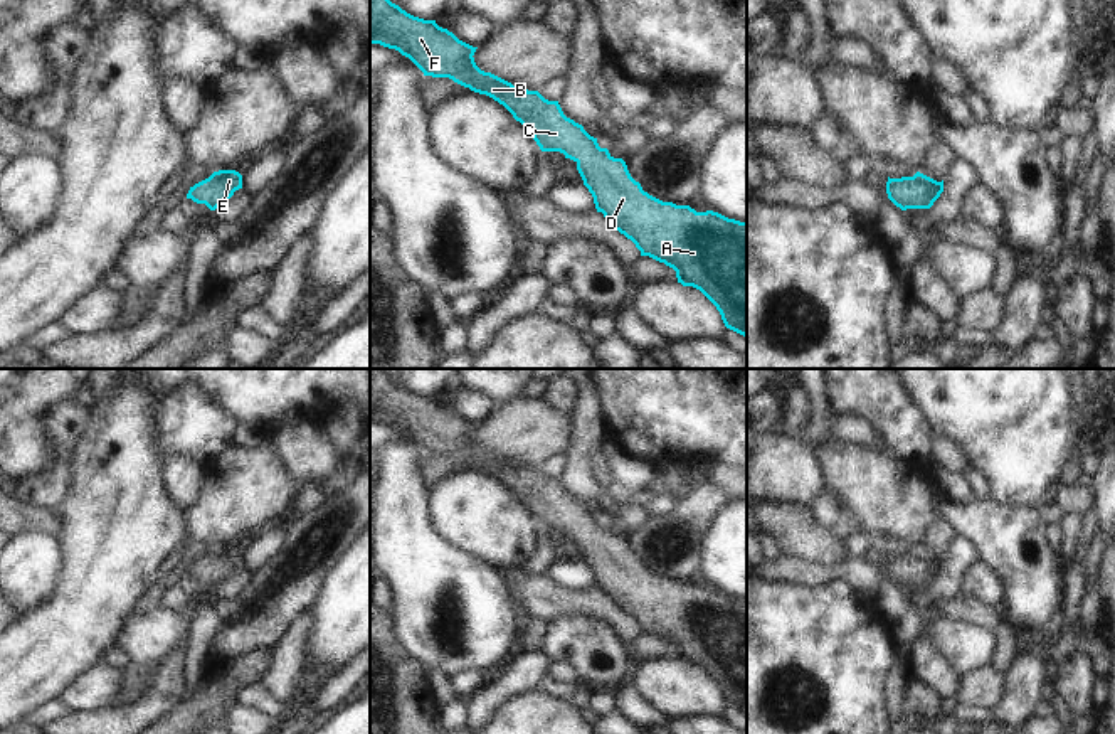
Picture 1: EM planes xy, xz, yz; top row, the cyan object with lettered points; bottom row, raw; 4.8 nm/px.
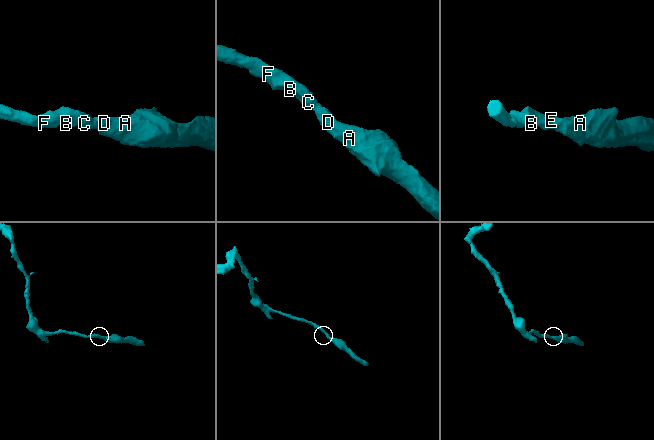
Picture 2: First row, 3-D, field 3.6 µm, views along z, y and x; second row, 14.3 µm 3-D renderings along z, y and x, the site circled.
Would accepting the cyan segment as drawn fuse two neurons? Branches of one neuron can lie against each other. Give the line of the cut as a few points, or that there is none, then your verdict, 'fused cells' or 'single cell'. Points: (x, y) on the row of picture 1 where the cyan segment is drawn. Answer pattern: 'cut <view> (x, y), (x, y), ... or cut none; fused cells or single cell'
cut none; single cell

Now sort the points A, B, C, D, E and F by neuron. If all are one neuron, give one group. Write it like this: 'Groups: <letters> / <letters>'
Groups: A B C D E F.

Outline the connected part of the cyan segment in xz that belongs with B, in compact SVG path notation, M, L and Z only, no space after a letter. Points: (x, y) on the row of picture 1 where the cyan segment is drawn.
M370 0L370 44L380 44L409 57L424 76L449 77L474 93L503 104L533 136L542 152L560 152L577 163L584 185L594 197L597 212L641 251L676 271L678 283L700 290L720 311L727 328L747 338L747 222L718 212L696 212L690 205L663 202L642 190L622 158L600 148L582 125L567 118L558 101L545 99L538 91L515 88L511 82L481 71L473 47L442 29L402 10L390 0Z

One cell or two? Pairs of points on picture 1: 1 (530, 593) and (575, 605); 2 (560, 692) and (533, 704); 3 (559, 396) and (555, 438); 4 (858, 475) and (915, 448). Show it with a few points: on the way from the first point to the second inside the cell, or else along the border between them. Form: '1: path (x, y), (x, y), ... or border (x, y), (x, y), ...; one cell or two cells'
1: path (542, 600), (564, 603); one cell
2: border (535, 689), (567, 701); two cells
3: border (542, 398), (552, 408), (569, 413); two cells
4: border (892, 455), (929, 465); two cells

